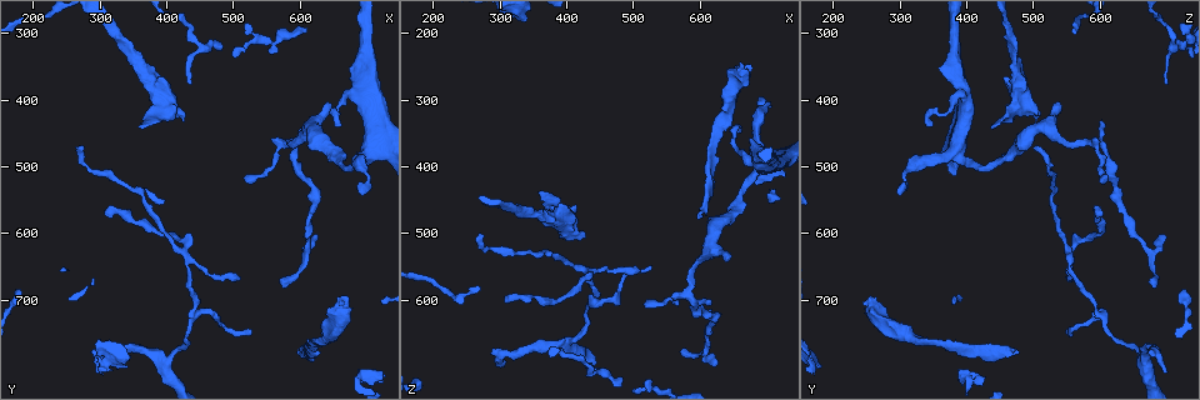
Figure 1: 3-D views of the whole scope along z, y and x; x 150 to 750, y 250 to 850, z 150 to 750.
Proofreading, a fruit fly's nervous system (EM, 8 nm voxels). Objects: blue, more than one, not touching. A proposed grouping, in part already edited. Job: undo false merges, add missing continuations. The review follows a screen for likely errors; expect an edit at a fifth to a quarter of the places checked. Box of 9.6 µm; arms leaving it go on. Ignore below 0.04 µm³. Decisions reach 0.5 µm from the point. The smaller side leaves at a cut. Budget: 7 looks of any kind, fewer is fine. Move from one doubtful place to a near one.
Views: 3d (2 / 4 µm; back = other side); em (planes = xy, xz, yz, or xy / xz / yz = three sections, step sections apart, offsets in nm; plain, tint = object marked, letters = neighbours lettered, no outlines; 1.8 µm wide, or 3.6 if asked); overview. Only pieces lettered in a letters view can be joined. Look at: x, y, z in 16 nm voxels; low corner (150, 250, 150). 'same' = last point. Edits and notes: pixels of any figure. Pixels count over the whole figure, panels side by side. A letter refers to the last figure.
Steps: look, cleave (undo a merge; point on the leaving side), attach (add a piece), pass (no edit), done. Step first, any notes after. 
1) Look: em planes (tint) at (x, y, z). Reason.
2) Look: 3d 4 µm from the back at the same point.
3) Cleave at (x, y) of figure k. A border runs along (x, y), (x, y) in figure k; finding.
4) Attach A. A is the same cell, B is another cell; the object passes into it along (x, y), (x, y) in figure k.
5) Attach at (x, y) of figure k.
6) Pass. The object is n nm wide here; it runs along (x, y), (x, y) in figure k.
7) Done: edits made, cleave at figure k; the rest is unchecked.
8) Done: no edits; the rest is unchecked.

Look: 3d 4 µm at (640, 400, 540). Branch stops here.

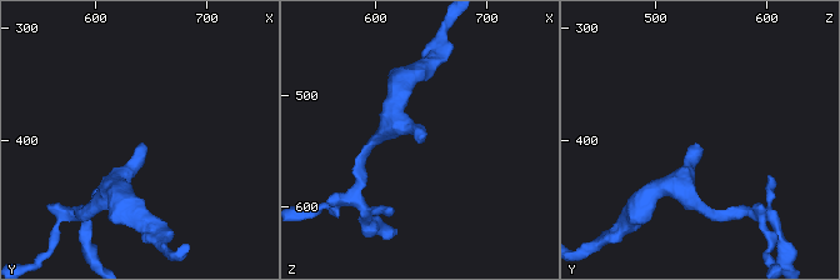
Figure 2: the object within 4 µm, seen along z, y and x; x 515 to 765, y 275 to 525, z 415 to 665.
Look: em xy step 4 (letters) at (646, 404, 538).

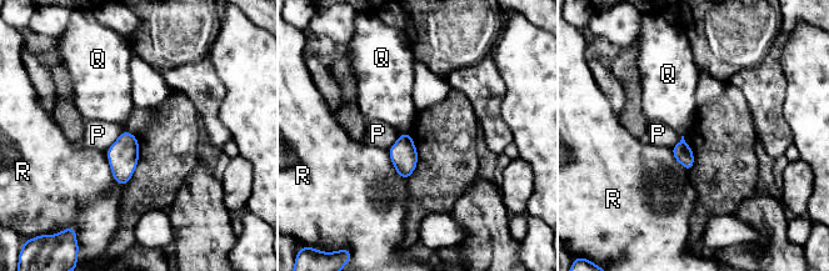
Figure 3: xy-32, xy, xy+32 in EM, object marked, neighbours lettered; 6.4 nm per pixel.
Pass. P, Q and R are other cells; a border runs along (409, 131), (400, 134) in figure 3; no lettered piece goes on from it.

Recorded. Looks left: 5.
Look: em planes (letters) at (510, 665, 555). An open end.

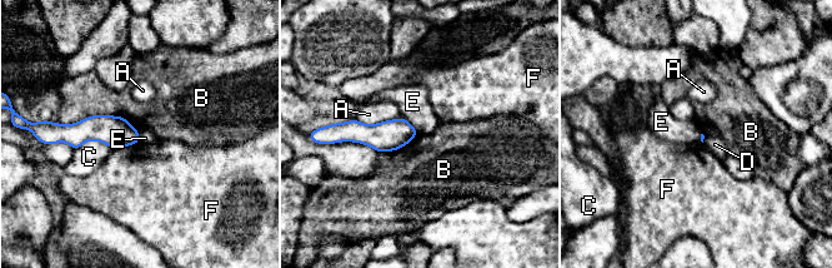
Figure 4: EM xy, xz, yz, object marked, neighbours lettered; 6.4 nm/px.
Pass. A, B, C, D, E and F are other cells; a border runs along (402, 115), (419, 132) in figure 4; none of them fits.

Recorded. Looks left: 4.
Look: 3d 4 µm at (275, 470, 505). Tapers out.

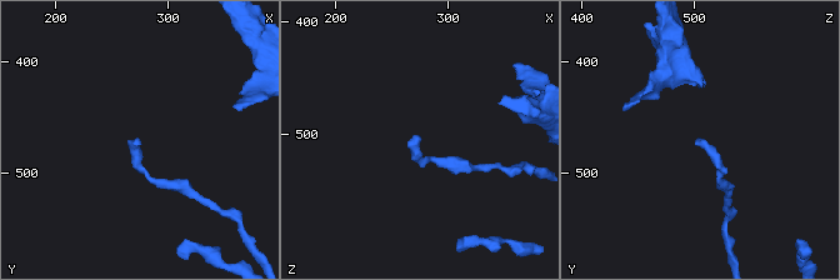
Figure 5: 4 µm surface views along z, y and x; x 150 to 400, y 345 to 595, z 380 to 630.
Look: em planes (letters) at (276, 472, 500). Need the tissue.

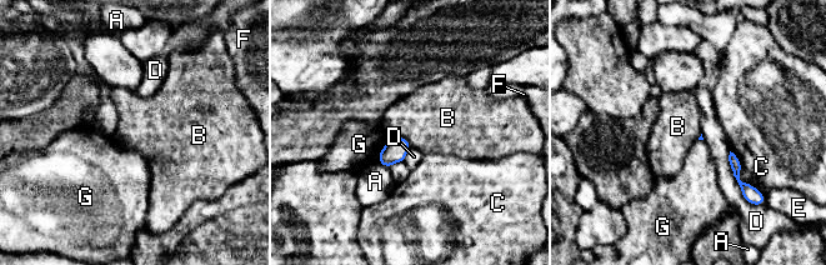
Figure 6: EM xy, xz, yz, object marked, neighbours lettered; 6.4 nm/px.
Pass. A, B, C, D, E, F and G are other cells; a border runs along (391, 135), (404, 138), (410, 146) in figure 6; no lettered piece goes on from it.

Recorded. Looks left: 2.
Done: no edits; the rest is unchecked.

